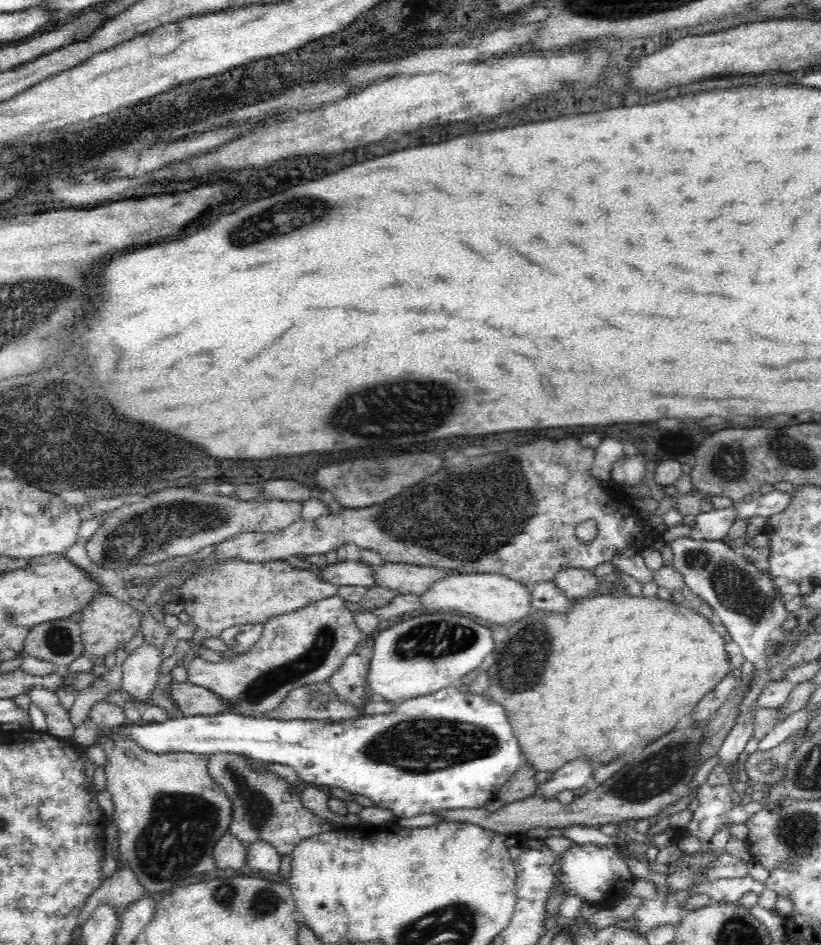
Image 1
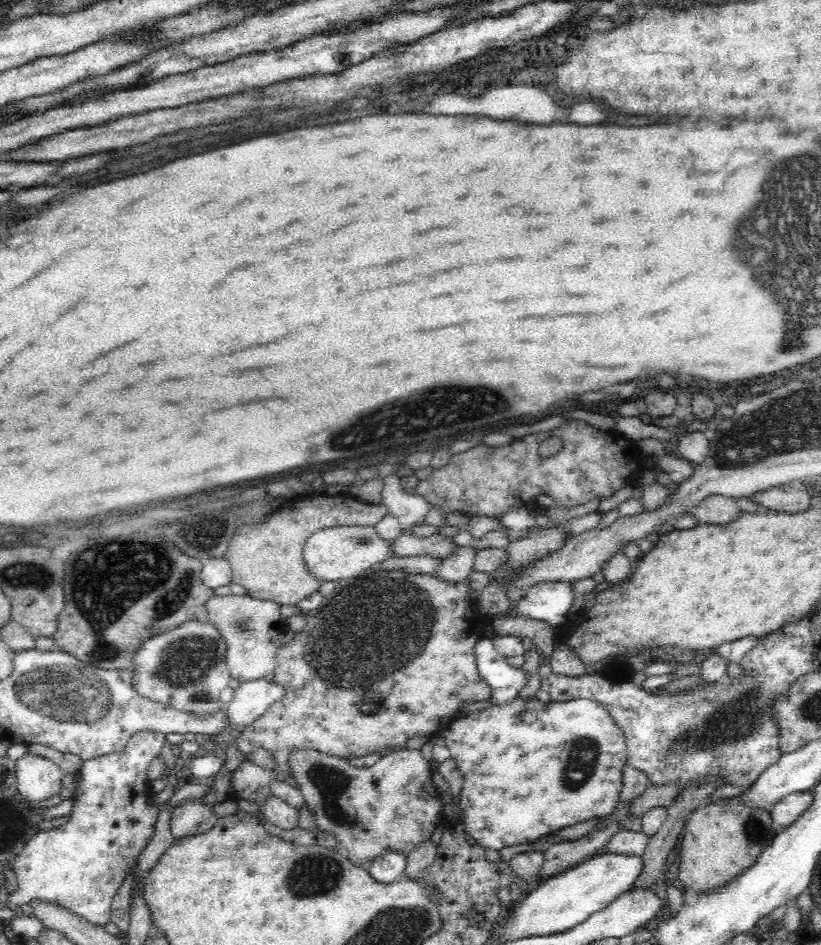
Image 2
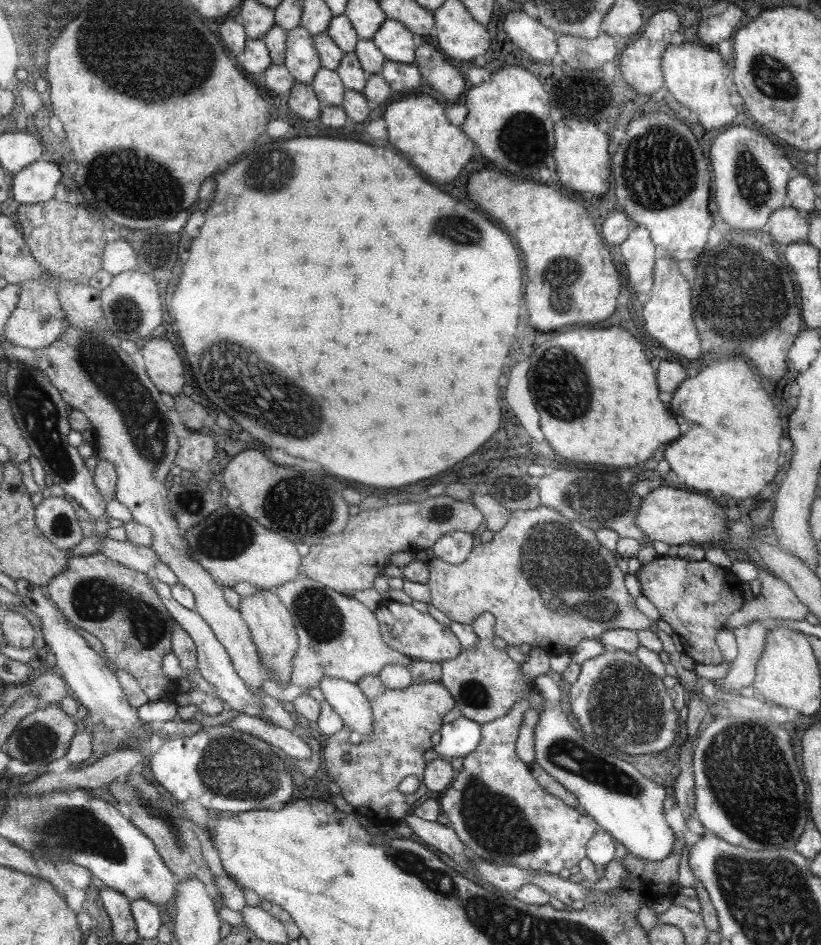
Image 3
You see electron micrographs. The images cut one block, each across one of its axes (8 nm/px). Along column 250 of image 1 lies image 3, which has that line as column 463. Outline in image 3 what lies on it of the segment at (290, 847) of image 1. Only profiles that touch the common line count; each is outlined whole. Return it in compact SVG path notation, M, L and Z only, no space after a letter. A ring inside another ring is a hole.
M524 697L503 718L481 726L481 742L472 754L463 758L462 770L440 800L441 812L449 819L448 826L479 858L498 866L516 866L530 873L559 875L561 870L580 866L581 860L587 857L588 844L600 832L600 826L590 815L576 812L577 808L546 791L517 754L517 739L525 712L530 708L530 702Z

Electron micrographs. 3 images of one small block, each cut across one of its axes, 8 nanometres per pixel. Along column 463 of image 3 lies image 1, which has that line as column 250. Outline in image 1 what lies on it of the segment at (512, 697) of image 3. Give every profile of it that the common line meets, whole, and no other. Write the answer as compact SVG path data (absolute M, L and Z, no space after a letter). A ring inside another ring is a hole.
M337 595L332 596L331 598L321 599L312 605L304 606L299 610L276 616L275 618L268 620L264 625L265 626L264 631L262 632L262 636L260 636L249 652L244 654L243 657L240 657L236 660L216 662L216 664L207 662L206 660L202 660L202 658L197 657L187 668L187 680L196 686L207 687L208 690L212 691L212 693L219 695L220 698L226 699L228 703L234 703L234 709L228 711L234 711L234 713L240 713L244 716L250 715L252 718L262 718L269 710L275 709L290 691L297 689L299 686L309 685L315 682L328 681L330 676L332 676L336 670L343 666L344 660L350 656L351 653L355 653L362 649L366 646L367 643L363 637L363 633L356 625L355 614L346 608L345 602L342 601Z

